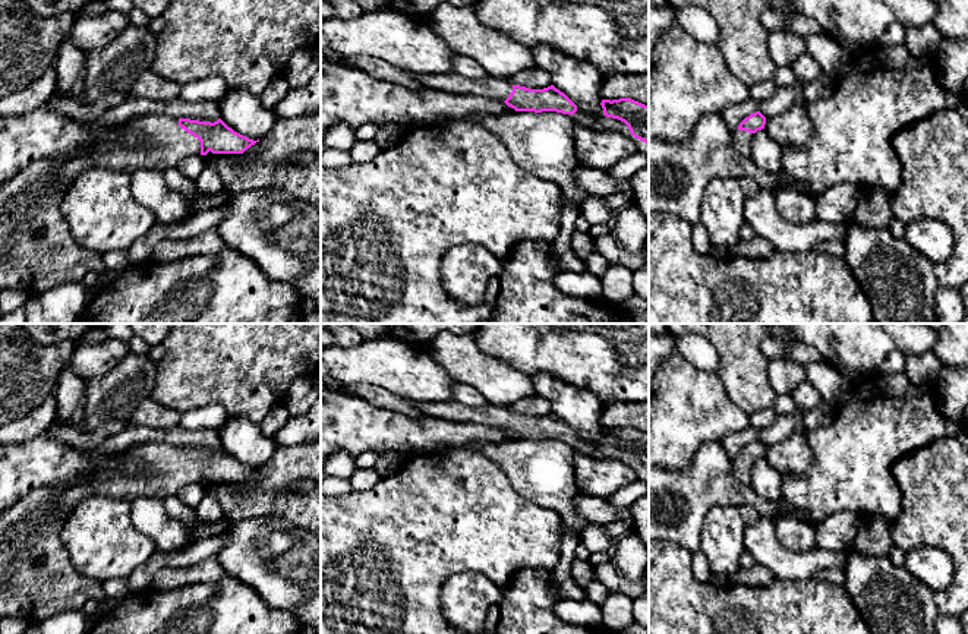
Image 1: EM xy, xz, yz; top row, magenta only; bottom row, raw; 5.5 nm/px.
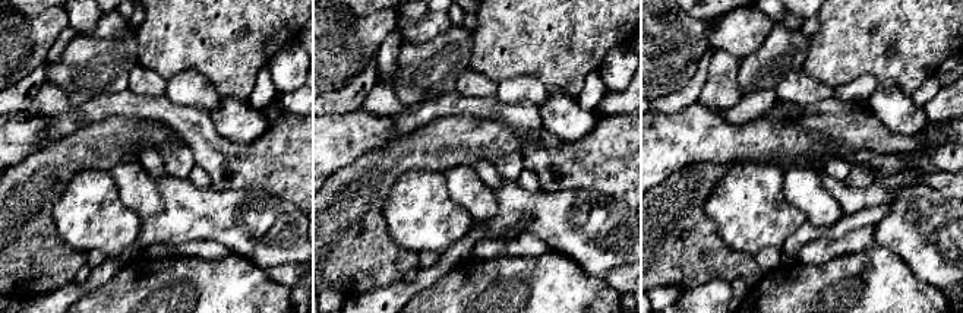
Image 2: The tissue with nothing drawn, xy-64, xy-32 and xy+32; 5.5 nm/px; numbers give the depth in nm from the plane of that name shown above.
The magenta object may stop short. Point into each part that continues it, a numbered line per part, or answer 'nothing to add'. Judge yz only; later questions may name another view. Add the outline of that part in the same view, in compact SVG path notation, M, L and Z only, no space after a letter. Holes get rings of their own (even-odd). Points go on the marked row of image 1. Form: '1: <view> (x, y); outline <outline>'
1: yz (741, 139); outline M735 130L732 133L732 143L737 154L742 158L751 157L751 139L754 133L745 130Z

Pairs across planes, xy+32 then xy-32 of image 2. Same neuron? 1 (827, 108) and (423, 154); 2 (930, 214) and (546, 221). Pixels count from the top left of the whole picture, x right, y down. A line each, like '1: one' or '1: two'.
1: two
2: one

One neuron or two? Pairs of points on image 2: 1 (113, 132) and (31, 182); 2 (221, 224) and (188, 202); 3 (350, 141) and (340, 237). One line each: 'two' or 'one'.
1: one
2: one
3: two

